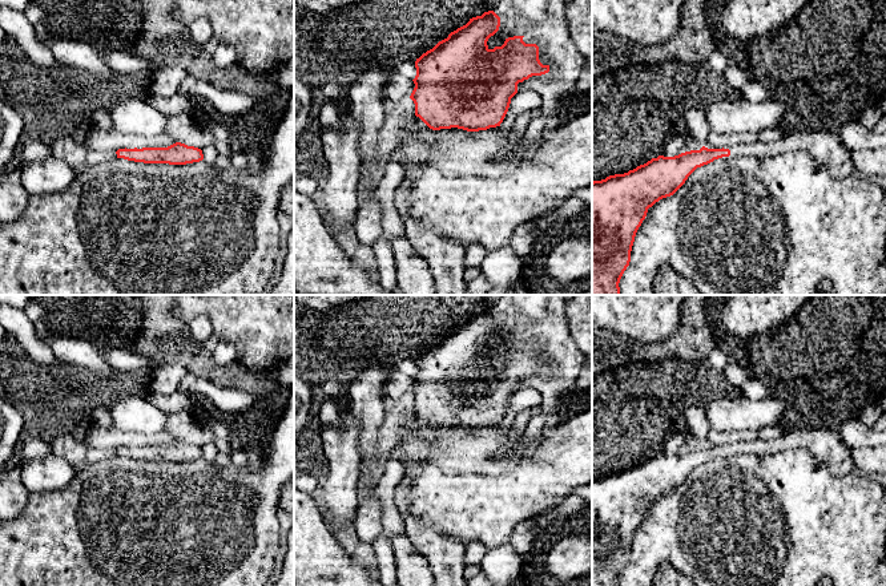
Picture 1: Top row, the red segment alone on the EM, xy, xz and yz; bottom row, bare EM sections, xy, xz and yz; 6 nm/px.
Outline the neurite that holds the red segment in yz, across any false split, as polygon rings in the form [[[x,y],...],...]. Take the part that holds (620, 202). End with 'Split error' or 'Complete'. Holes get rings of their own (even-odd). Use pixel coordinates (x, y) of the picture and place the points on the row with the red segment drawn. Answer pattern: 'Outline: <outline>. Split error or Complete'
Outline: [[[804,129],[784,133],[773,142],[745,142],[722,149],[690,150],[674,157],[659,155],[624,174],[609,175],[592,182],[592,295],[620,295],[620,279],[629,266],[636,233],[647,217],[648,209],[663,198],[673,195],[688,177],[714,159],[738,157],[765,158],[788,151],[805,151],[823,163],[834,178],[855,174],[851,151],[846,149],[838,134],[827,130]]]. Split error

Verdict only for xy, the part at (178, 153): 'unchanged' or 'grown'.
unchanged

